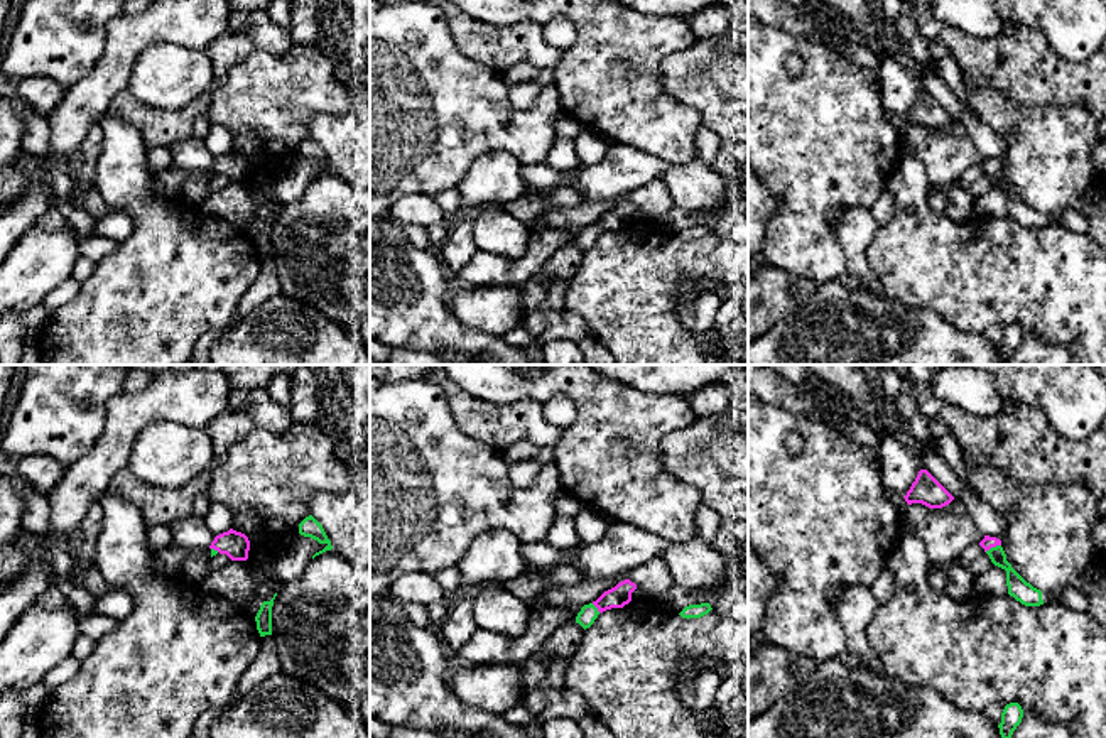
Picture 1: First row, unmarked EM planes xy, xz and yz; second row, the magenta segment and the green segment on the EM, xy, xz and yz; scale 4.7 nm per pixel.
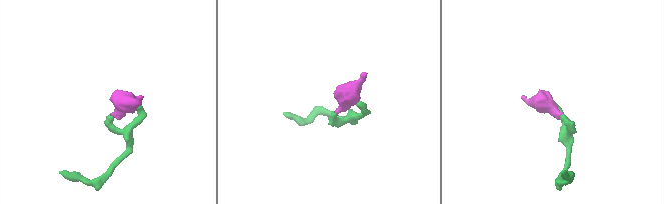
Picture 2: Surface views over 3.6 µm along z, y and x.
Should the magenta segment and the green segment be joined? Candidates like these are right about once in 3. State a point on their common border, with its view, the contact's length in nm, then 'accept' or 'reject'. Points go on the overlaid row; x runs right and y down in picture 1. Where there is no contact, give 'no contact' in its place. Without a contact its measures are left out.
yz (992, 546) | 90 nm | accept

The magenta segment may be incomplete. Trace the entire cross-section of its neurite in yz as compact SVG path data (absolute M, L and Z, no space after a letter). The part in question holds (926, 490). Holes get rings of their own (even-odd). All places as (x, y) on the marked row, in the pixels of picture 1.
M927 469L919 471L903 498L908 505L922 503L929 508L942 508L954 500L954 497Z

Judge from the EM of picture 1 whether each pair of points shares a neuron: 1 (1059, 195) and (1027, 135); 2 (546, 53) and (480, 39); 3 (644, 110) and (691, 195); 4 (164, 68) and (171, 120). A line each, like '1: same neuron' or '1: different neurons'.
1: same neuron
2: same neuron
3: different neurons
4: different neurons

